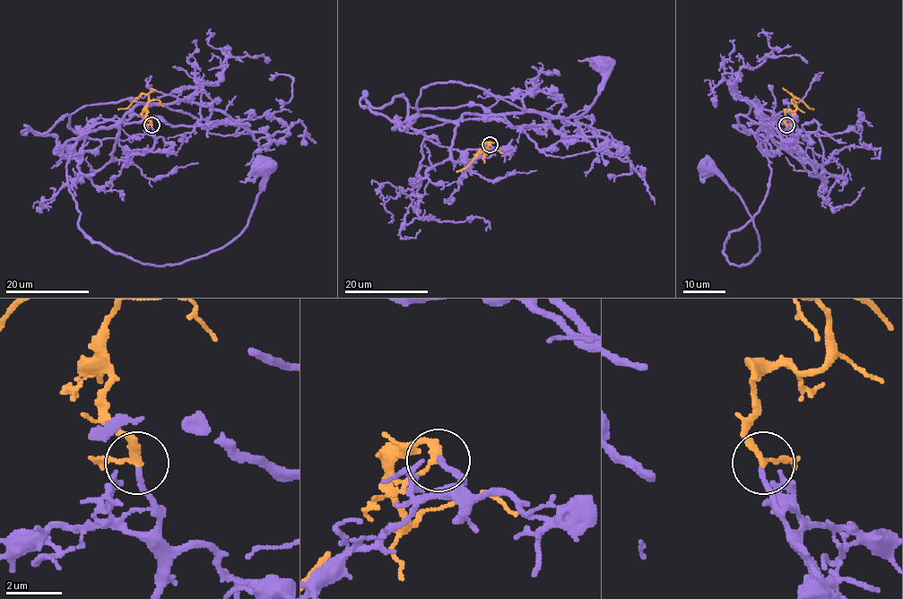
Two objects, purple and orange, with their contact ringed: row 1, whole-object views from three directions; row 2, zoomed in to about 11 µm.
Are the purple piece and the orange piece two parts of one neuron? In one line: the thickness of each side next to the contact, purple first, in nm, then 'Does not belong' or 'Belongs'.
Thickness 180 nm (purple) against 200 nm. Belongs

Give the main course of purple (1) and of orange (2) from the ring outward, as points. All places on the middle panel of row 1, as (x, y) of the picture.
1: (490, 144), (459, 161), (454, 122), (421, 115), (405, 128), (421, 90), (459, 82), (577, 117), (603, 64)
2: (490, 144), (486, 143), (483, 145), (485, 154), (484, 149), (481, 149), (466, 167), (455, 171)

